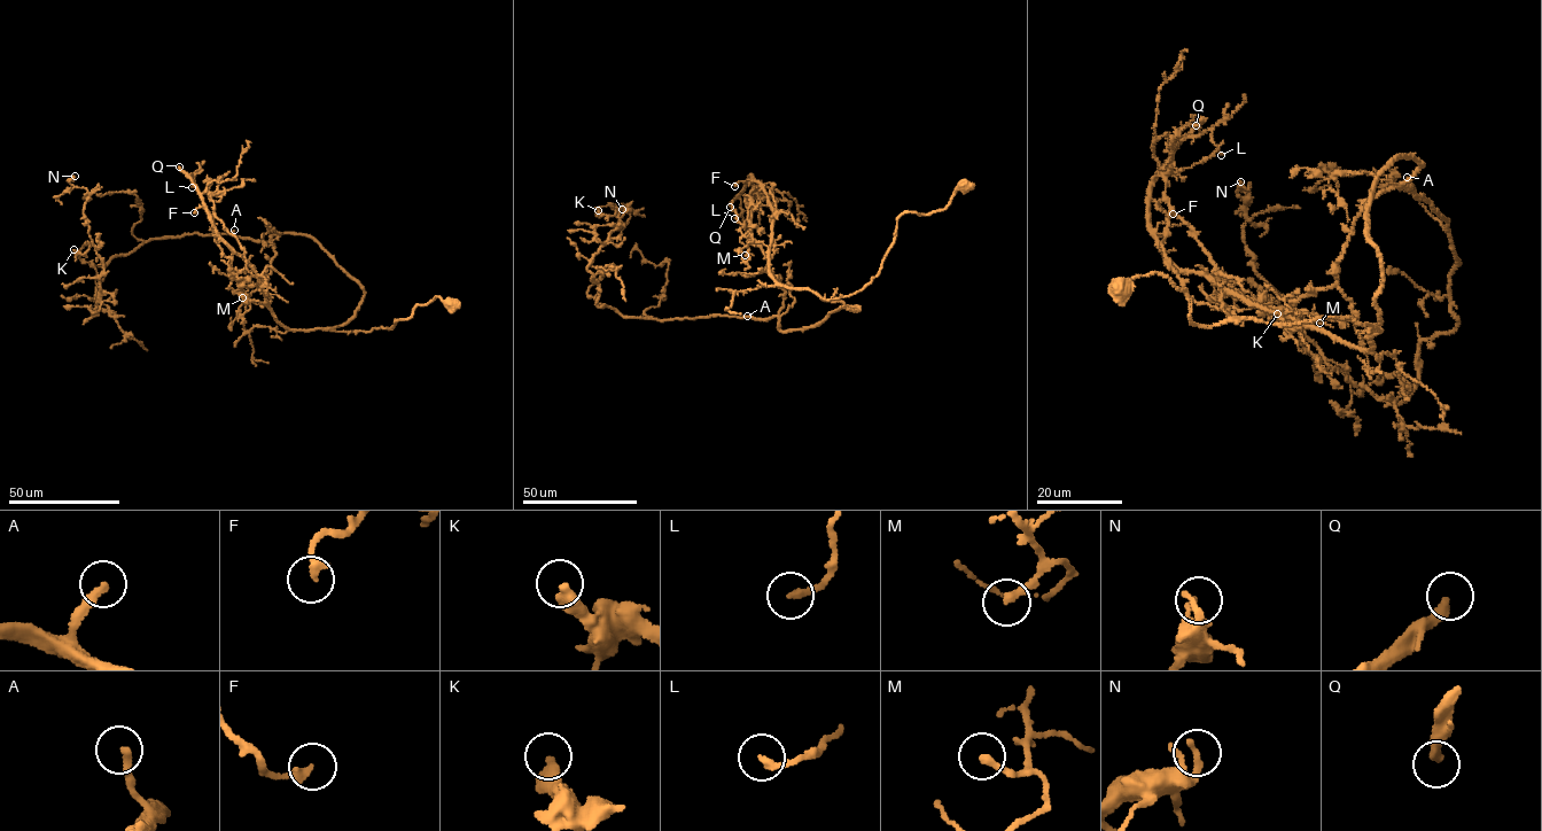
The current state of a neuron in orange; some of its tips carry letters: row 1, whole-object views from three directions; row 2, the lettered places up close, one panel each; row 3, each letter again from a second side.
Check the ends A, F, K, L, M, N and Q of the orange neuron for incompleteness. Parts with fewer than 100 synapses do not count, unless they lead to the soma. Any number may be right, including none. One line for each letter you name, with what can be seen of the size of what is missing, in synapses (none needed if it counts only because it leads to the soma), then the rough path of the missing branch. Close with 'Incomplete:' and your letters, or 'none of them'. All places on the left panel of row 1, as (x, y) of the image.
A: 130 syn | (234, 230), (236, 210), (227, 201), (201, 201), (191, 206), (200, 192), (224, 184), (208, 207)
Q: 130 syn | (179, 167), (179, 157), (182, 156), (191, 160), (191, 173), (212, 168), (227, 187), (234, 172), (222, 161)
Incomplete: A, Q

